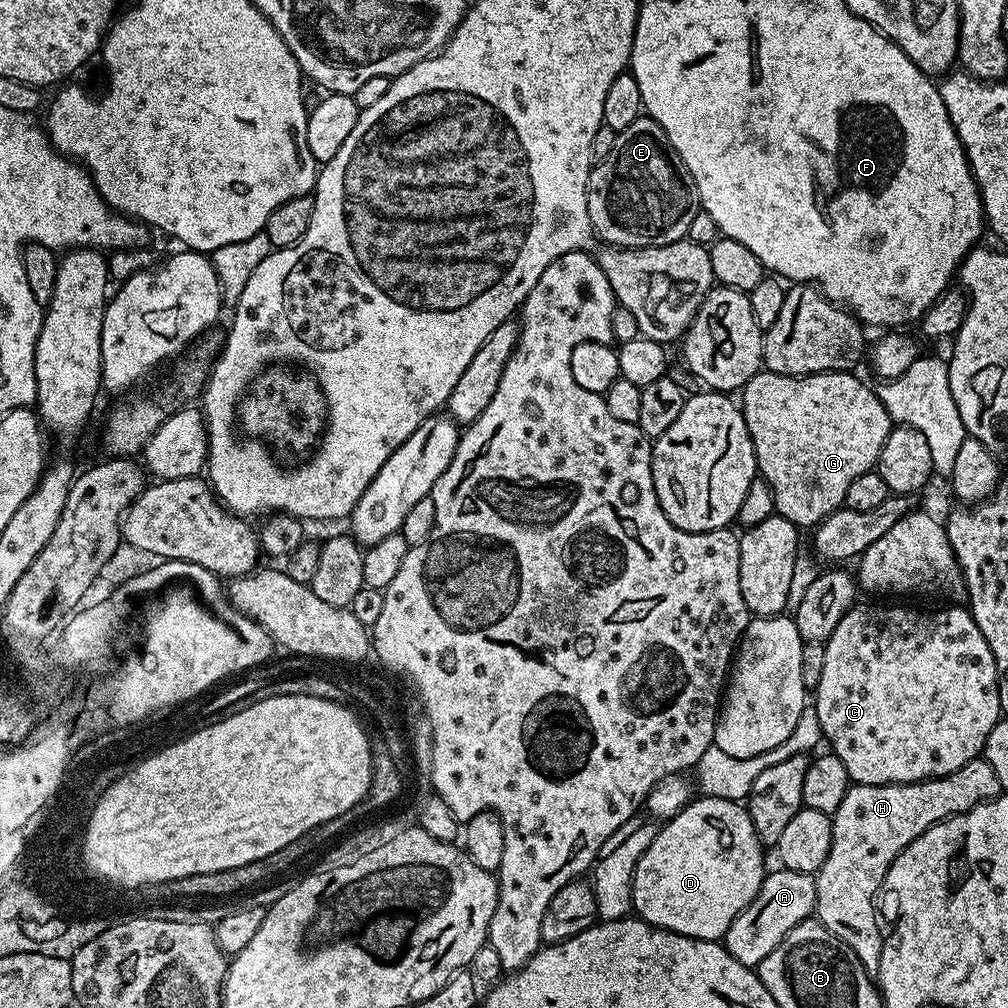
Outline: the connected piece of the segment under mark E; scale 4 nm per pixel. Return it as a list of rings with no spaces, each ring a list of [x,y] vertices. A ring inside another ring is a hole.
[[[641,114],[634,122],[630,122],[630,126],[626,126],[626,130],[616,134],[610,154],[606,154],[606,158],[593,167],[588,179],[588,209],[592,231],[605,245],[649,248],[685,239],[688,227],[701,207],[694,178],[674,150],[670,138],[666,138],[666,130],[662,130],[662,126],[658,126],[658,122],[647,114]]]

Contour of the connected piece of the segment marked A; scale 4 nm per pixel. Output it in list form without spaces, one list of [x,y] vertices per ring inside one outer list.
[[[783,866],[777,869],[777,872],[769,871],[765,875],[754,902],[750,902],[750,906],[746,906],[734,922],[730,922],[730,930],[726,930],[722,941],[725,950],[747,968],[755,969],[760,965],[762,958],[777,948],[782,938],[794,930],[794,926],[809,919],[816,910],[815,875],[795,872]]]

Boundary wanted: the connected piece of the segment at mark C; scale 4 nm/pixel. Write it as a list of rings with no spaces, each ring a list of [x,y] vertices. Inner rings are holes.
[[[876,603],[880,604],[853,604],[824,645],[826,663],[822,665],[822,678],[818,678],[818,686],[814,689],[814,705],[821,723],[823,739],[832,747],[829,748],[831,755],[842,758],[842,766],[846,766],[846,774],[852,784],[913,784],[919,780],[932,780],[936,776],[950,774],[983,753],[986,734],[990,734],[990,730],[994,730],[996,723],[1002,719],[994,654],[986,638],[982,638],[982,630],[978,630],[967,607],[915,612],[912,608],[887,608],[884,605],[887,603]]]

